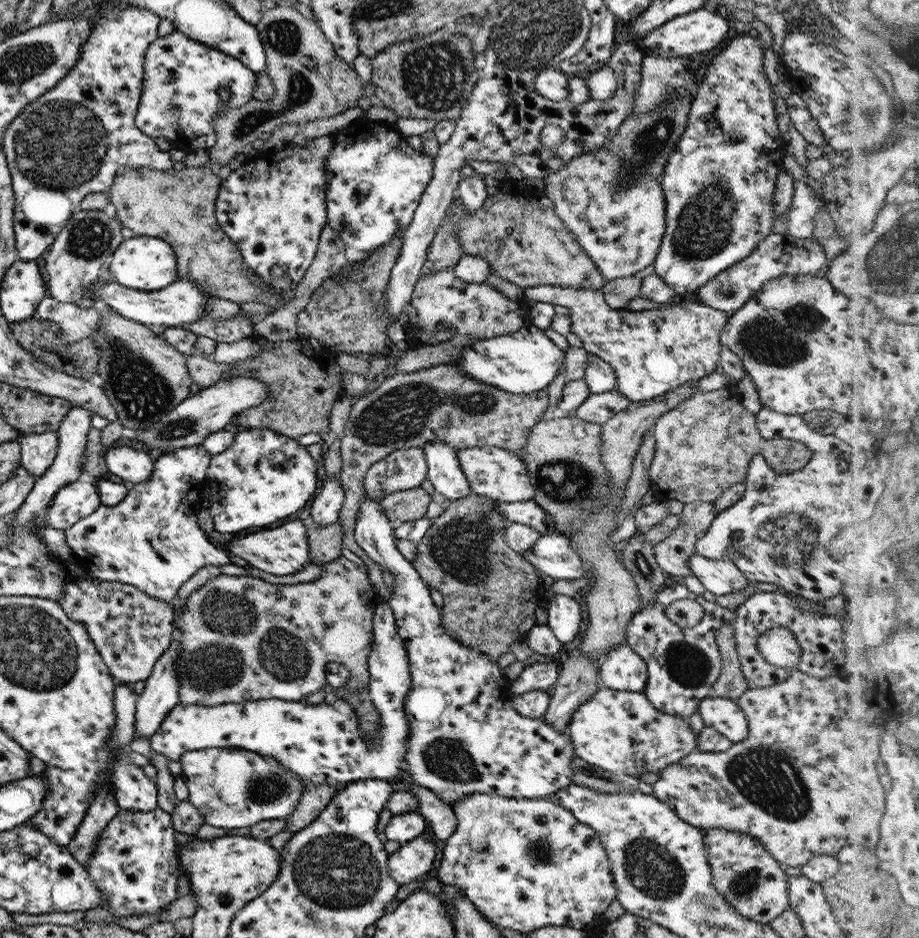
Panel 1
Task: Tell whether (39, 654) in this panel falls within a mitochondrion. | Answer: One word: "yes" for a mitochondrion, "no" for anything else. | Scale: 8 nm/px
yes

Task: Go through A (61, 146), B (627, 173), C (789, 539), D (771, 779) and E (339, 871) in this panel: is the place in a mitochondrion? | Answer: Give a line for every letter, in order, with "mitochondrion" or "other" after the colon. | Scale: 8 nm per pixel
A: mitochondrion
B: mitochondrion
C: mitochondrion
D: mitochondrion
E: mitochondrion

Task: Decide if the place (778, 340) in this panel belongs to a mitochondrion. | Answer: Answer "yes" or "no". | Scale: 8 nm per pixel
yes

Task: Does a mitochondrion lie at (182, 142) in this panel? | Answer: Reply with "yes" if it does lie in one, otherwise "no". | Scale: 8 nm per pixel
no

